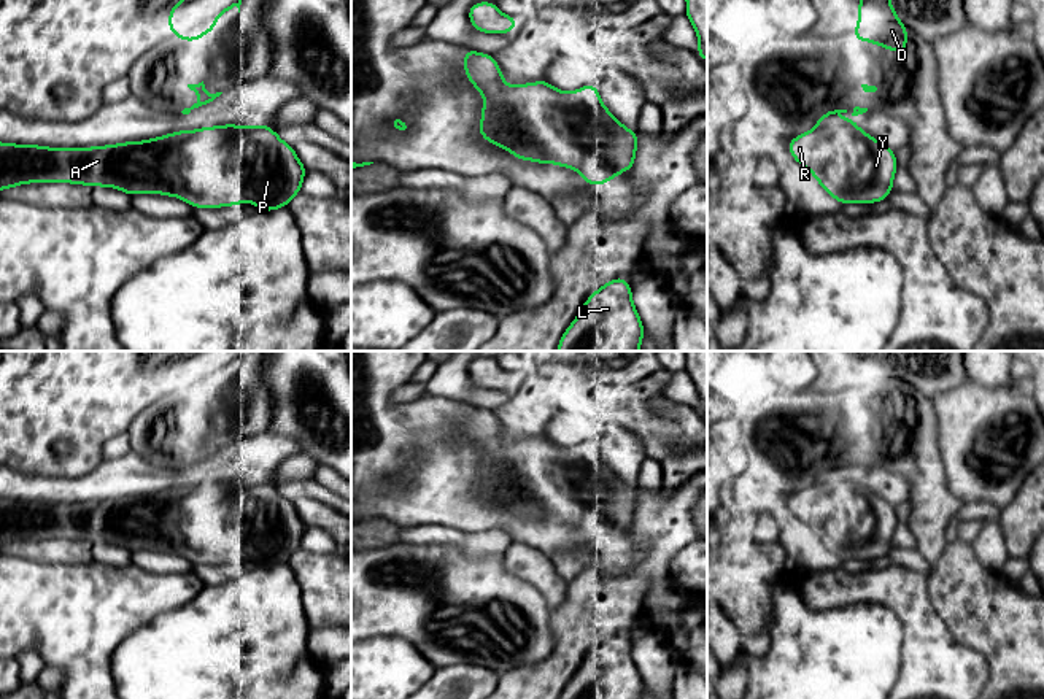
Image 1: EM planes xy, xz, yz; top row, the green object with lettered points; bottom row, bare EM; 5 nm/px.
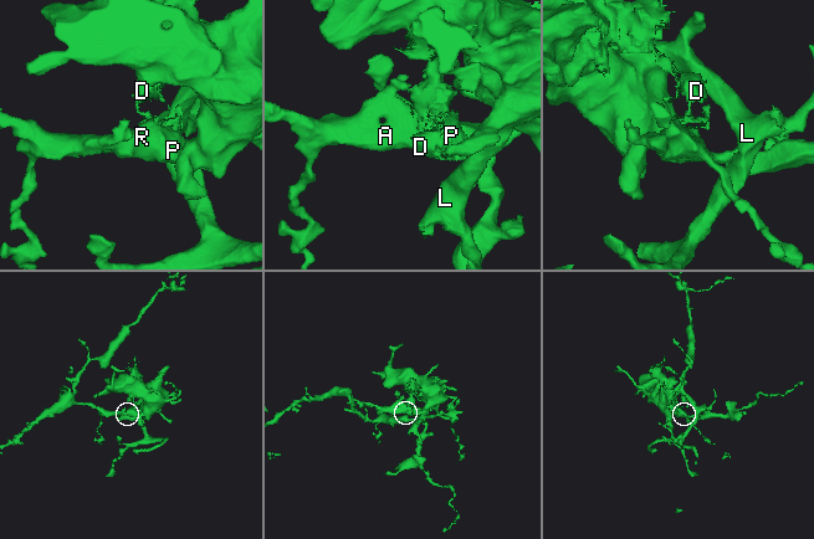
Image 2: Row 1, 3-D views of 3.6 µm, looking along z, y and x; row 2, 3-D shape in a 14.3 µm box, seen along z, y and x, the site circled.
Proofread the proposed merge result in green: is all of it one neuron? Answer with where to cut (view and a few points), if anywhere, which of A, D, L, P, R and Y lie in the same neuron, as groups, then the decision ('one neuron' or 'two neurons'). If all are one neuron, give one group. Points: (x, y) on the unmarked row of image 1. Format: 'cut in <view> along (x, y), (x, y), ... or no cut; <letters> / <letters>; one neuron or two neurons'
cut in yz along (817, 480), (849, 482), (860, 493), (879, 498); A P R Y / D L; two neurons

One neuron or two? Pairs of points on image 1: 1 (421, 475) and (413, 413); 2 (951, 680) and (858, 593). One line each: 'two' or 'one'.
1: one
2: one

